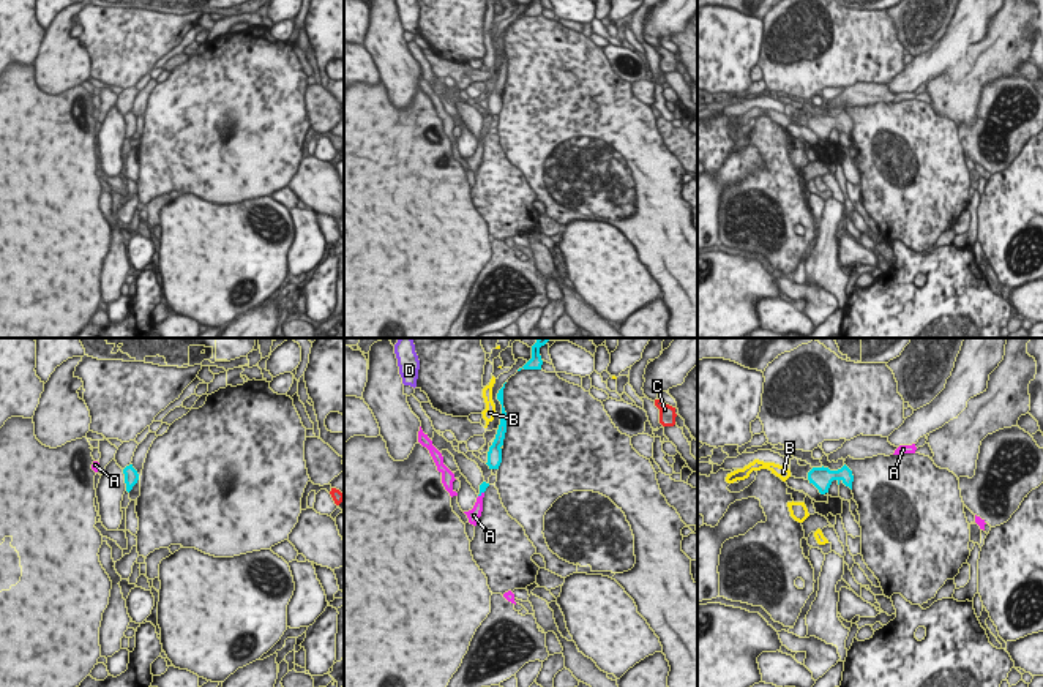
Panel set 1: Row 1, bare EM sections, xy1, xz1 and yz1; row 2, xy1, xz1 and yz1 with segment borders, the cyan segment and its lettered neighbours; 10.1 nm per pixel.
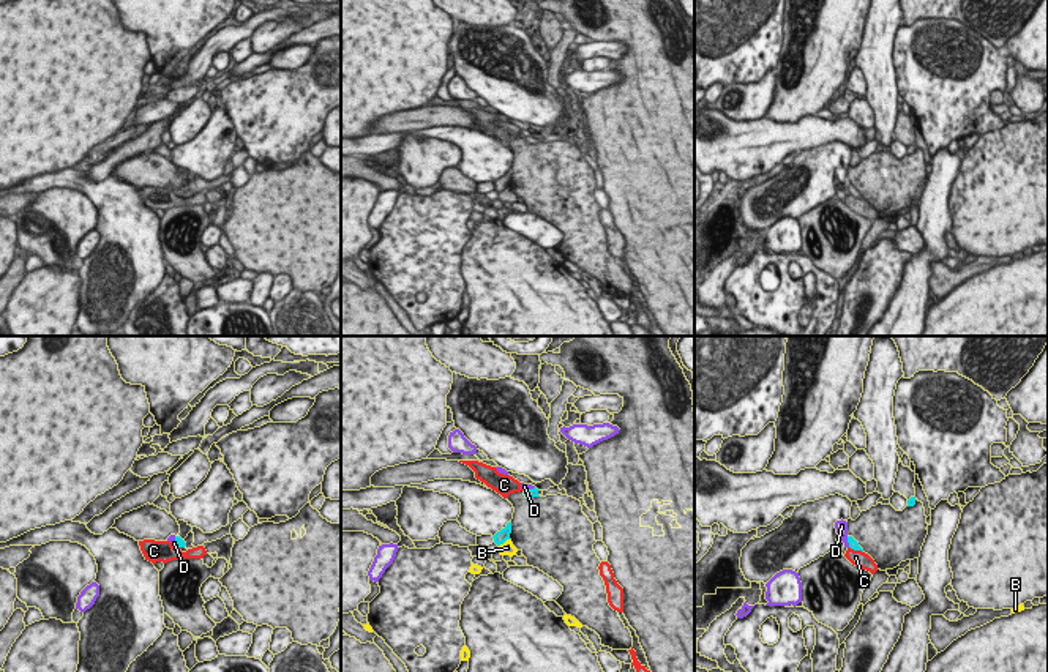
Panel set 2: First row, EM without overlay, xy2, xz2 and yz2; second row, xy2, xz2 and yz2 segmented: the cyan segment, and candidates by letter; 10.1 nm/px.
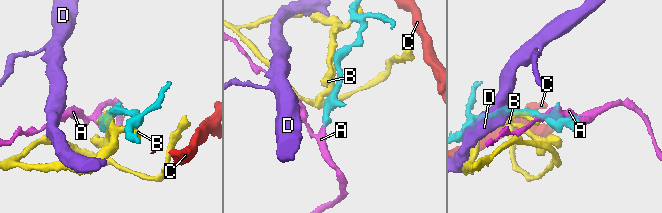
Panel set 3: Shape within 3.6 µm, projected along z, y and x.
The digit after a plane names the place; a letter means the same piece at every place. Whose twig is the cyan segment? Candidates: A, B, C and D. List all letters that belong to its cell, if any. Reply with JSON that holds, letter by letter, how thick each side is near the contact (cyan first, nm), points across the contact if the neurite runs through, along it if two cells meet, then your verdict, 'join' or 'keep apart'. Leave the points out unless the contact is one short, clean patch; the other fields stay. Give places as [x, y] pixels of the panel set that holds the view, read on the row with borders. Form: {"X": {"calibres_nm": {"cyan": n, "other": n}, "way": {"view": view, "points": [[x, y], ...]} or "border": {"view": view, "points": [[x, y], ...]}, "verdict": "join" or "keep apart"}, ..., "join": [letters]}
{"A": {"calibres_nm": {"cyan": 70, "other": 130}, "way": {"view": "xz1", "points": [[483, 485], [480, 495], [474, 515]]}, "verdict": "join"}, "B": {"calibres_nm": {"cyan": 130, "other": 140}, "border": {"view": "xz2", "points": [[509, 538], [499, 546]]}, "verdict": "keep apart"}, "C": {"calibres_nm": {"cyan": 90, "other": 160}, "border": {"view": "yz2", "points": [[849, 546], [862, 552]]}, "verdict": "keep apart"}, "D": {"calibres_nm": {"cyan": 70, "other": 70}, "border": {"view": "xy2", "points": [[174, 537], [179, 546]]}, "verdict": "keep apart"}, "join": ["A"]}

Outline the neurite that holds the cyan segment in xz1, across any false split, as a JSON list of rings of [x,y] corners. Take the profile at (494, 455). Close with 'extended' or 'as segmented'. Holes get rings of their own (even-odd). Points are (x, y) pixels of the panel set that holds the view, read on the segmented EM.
[[[505,384],[497,393],[497,400],[502,404],[502,417],[500,417],[500,425],[499,425],[495,439],[488,452],[488,463],[486,464],[489,466],[489,469],[499,469],[499,466],[502,463],[502,449],[500,447],[503,445],[503,439],[505,439],[505,433],[507,433],[507,412],[503,407],[503,389],[505,389]]] | as segmented

